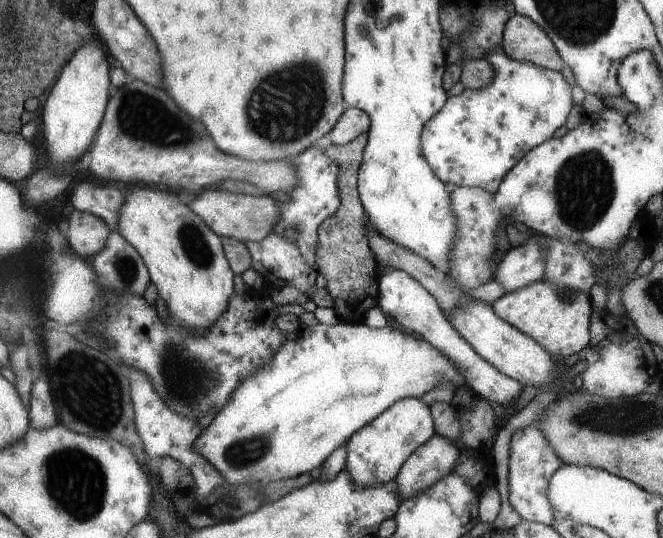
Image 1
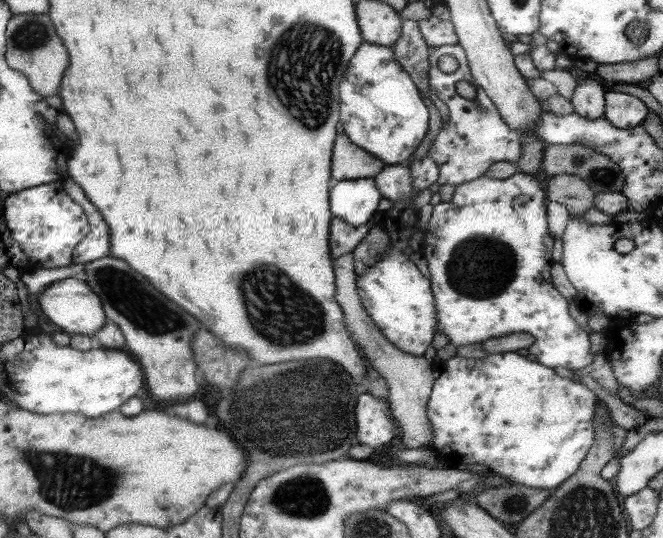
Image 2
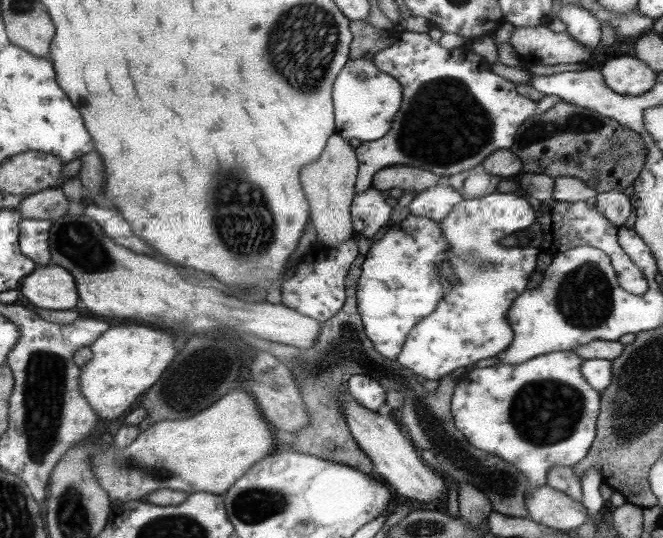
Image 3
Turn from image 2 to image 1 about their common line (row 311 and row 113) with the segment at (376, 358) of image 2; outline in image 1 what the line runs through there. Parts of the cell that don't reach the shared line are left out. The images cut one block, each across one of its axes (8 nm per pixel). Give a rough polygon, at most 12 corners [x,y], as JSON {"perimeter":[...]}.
{"perimeter":[[345,106],[323,142],[345,146],[369,132],[369,116]]}

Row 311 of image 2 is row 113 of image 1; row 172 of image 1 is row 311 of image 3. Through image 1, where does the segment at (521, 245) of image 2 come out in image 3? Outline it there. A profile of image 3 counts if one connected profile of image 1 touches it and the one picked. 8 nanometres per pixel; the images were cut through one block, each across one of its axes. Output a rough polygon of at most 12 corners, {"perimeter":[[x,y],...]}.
{"perimeter":[[497,190],[437,226],[459,282],[407,334],[401,368],[439,382],[511,344],[535,224]]}

